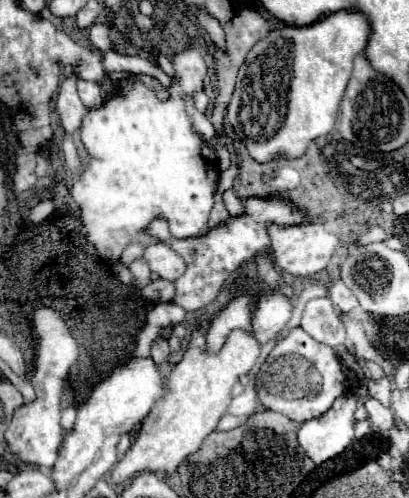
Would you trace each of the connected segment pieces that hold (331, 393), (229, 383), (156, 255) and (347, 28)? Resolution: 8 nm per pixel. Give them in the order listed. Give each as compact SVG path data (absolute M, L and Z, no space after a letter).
M294 328L286 338L278 340L276 348L270 352L260 368L256 388L264 408L280 412L294 422L306 422L328 412L332 402L350 390L350 382L344 374L340 356L336 356L328 344L314 340L302 328Z
M198 324L198 328L192 330L182 362L178 362L168 374L168 394L156 402L148 418L142 422L136 442L116 462L112 482L124 482L126 478L132 478L144 470L172 474L178 464L186 456L194 454L204 438L216 428L224 410L230 406L232 386L254 368L260 356L260 344L250 332L232 330L216 354L206 352L206 332L208 324Z
M156 242L146 248L144 258L148 260L152 272L156 272L164 280L178 280L184 274L184 258L176 254L170 246Z
M356 10L336 12L314 22L312 26L284 26L282 30L272 30L248 52L246 62L238 70L226 122L232 126L236 136L240 124L242 142L256 162L272 162L274 158L300 158L314 138L326 136L334 128L338 106L352 74L352 62L364 52L368 38L370 26L366 14Z

